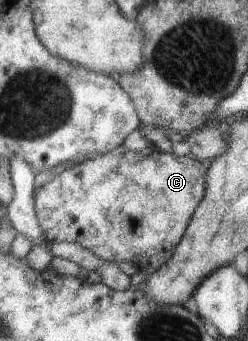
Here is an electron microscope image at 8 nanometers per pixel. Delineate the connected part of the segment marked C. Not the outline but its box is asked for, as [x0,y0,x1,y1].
[35,145,206,271]

